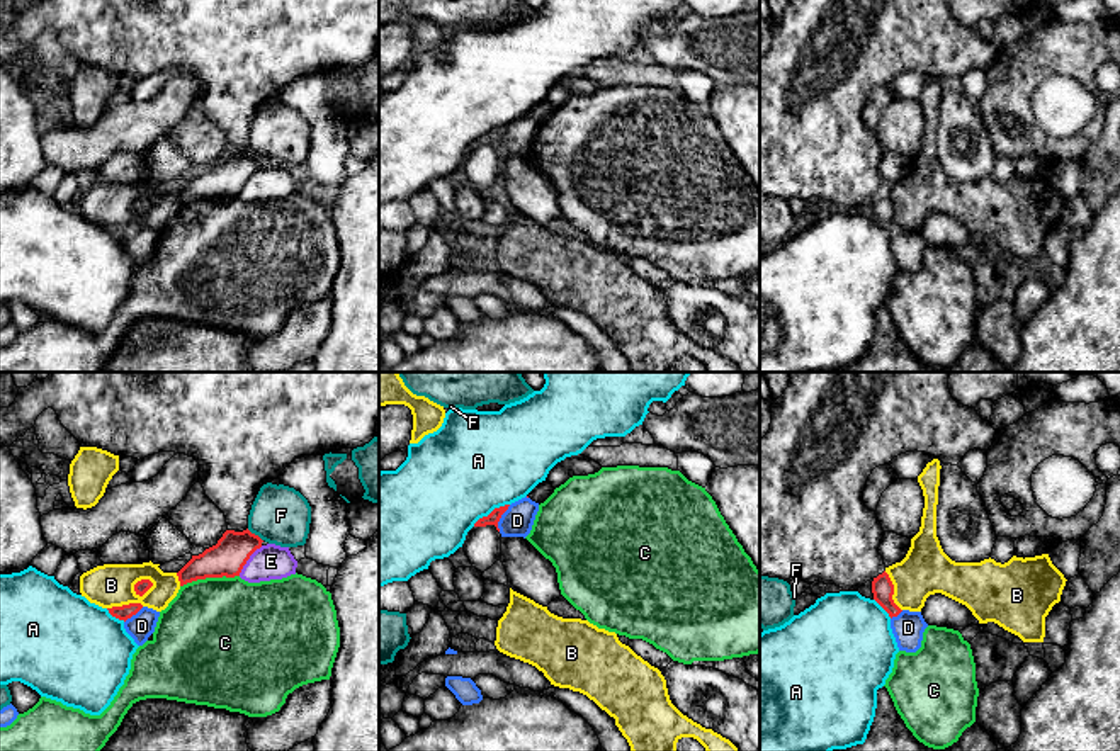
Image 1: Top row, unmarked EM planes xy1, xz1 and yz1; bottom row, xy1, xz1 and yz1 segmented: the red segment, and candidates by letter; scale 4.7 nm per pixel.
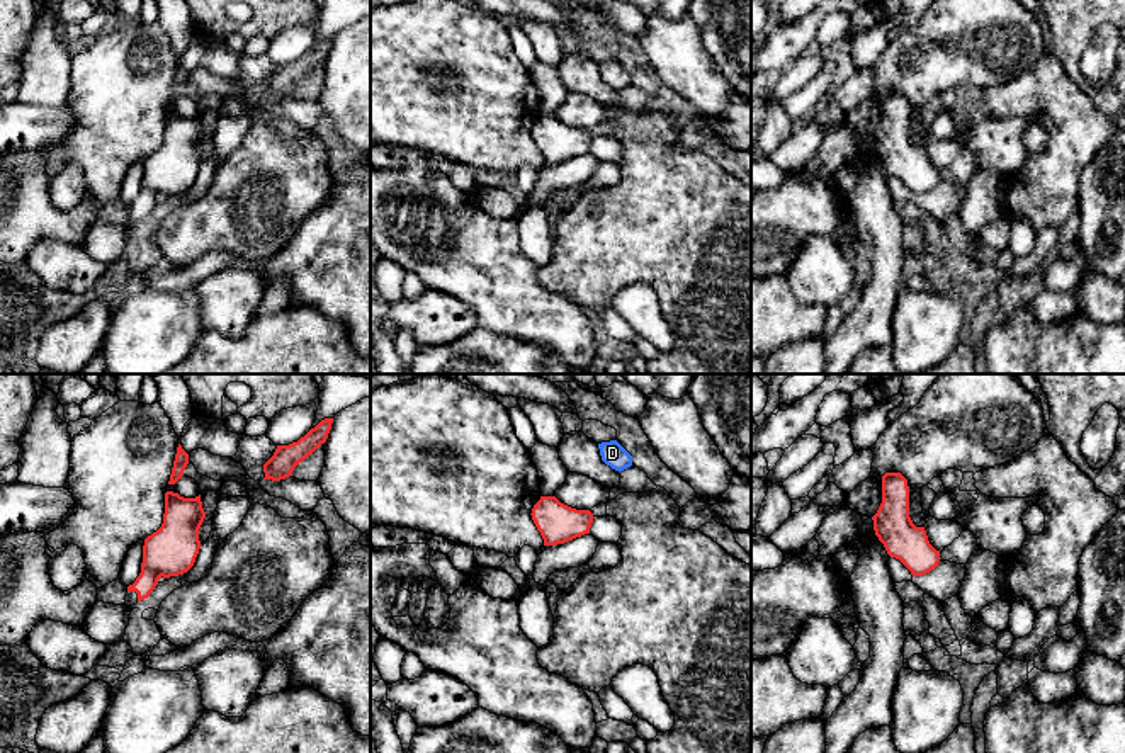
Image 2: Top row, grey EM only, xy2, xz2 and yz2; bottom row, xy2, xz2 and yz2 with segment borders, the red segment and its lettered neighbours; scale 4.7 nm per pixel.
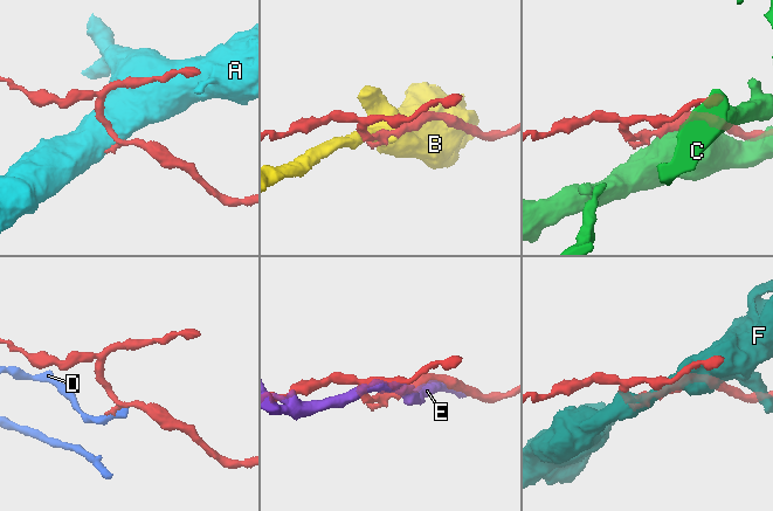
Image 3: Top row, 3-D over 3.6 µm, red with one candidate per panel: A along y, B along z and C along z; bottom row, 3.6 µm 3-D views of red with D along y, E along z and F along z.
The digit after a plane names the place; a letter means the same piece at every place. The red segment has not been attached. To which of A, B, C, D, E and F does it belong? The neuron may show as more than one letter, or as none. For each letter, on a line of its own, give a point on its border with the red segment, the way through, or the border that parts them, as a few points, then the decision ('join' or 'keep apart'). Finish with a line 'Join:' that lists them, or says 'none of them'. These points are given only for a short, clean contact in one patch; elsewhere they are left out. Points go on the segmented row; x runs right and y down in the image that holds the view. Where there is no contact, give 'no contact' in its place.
A: meets red in xz1 at (492, 512); keep apart
B: meets red in xy1 at (143, 593); keep apart
C: meets red in xy1 at (209, 576); keep apart
D: meets red in xz1 at (500, 517); border along xz1 (510, 505), (498, 522), (498, 530); keep apart
E: meets red in xy1 at (248, 558); keep apart
F: meets red in xy1 at (254, 534); keep apart
Join: none of them

